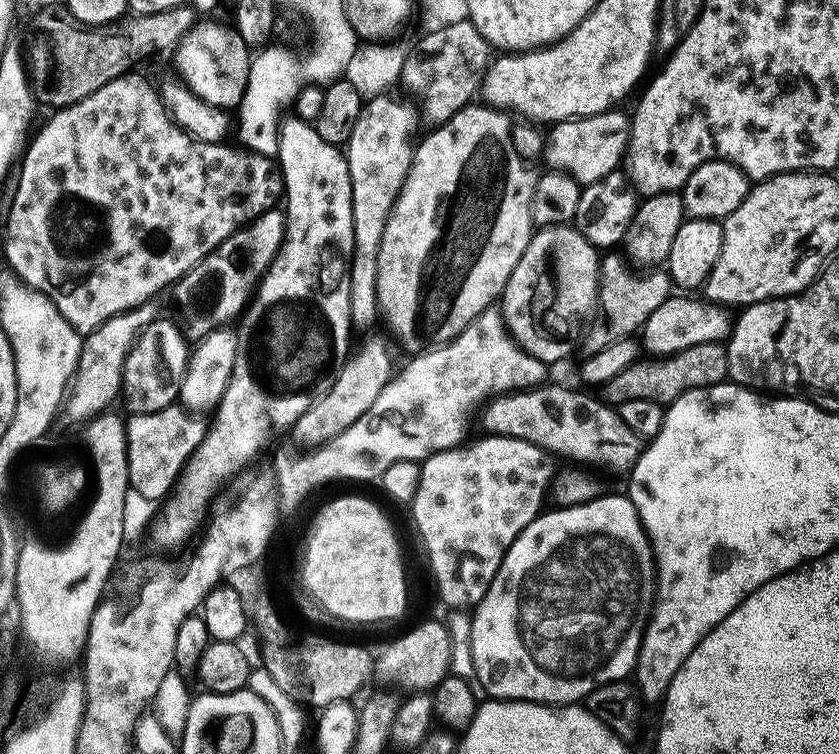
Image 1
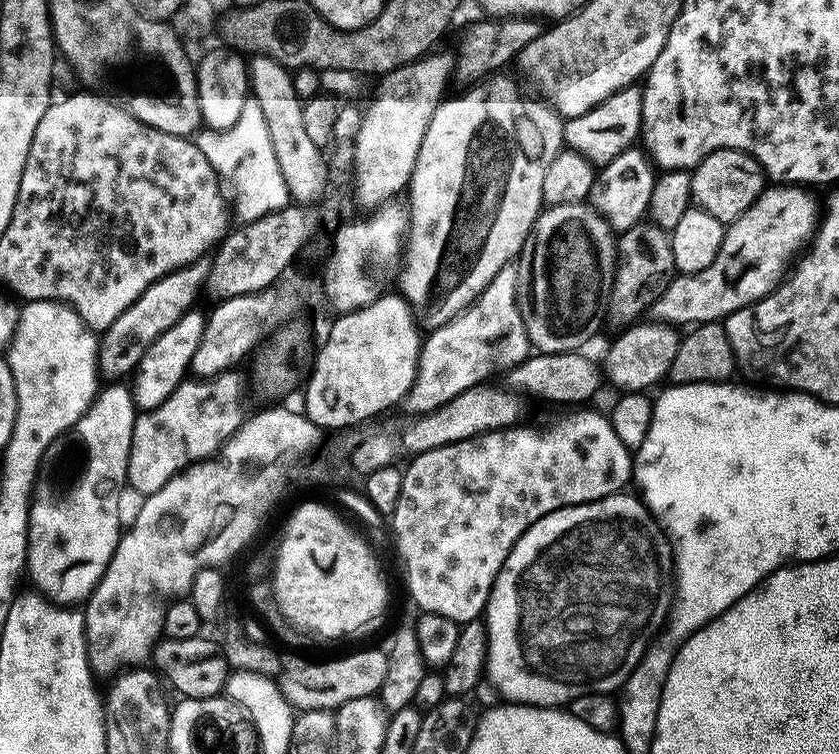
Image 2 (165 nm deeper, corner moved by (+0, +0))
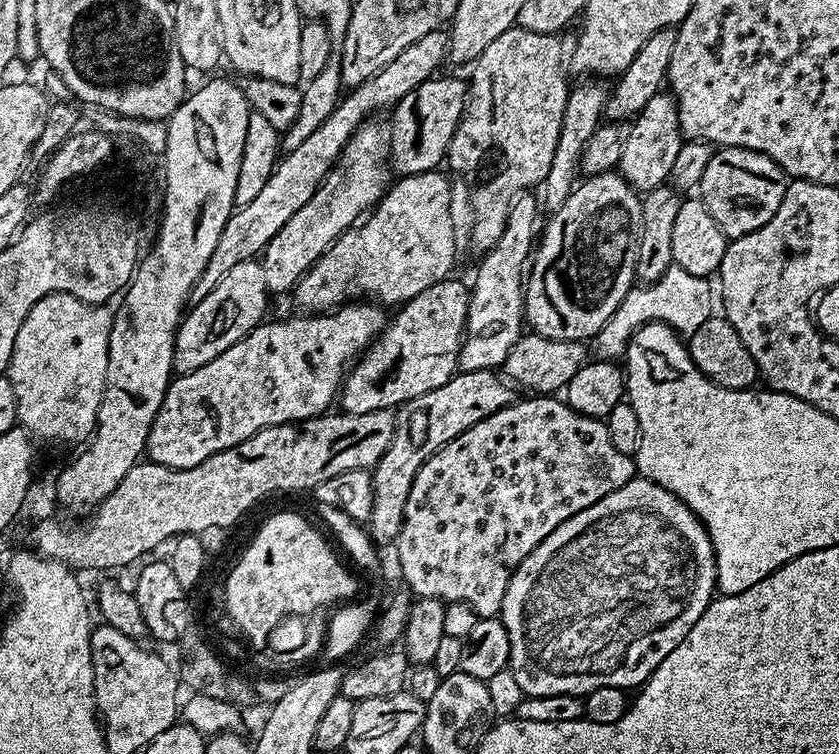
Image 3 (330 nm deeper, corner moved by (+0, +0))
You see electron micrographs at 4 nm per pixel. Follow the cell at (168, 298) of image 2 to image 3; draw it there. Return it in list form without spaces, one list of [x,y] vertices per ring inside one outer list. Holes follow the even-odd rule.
[[[440,30],[431,32],[426,34],[426,38],[414,42],[414,46],[398,54],[398,58],[394,58],[394,62],[388,64],[378,75],[370,77],[365,84],[351,89],[328,115],[326,122],[322,122],[322,126],[318,126],[318,130],[314,130],[314,134],[310,134],[310,138],[306,138],[302,146],[287,153],[272,169],[272,175],[258,196],[249,204],[237,207],[233,211],[232,217],[224,227],[218,246],[219,251],[228,250],[227,263],[246,264],[253,258],[259,257],[269,242],[288,225],[290,218],[294,218],[298,210],[302,210],[302,206],[306,206],[306,202],[314,198],[320,184],[328,176],[328,171],[336,165],[336,161],[344,152],[348,140],[359,132],[365,121],[371,117],[368,115],[378,111],[379,108],[387,109],[395,105],[396,101],[401,100],[410,90],[417,88],[421,82],[433,79],[437,71],[435,68],[446,60],[447,51],[447,35]]]

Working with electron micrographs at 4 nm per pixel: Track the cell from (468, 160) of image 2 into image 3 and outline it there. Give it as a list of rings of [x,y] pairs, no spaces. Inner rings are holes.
[[[514,26],[498,34],[498,38],[494,38],[494,42],[490,42],[490,46],[486,46],[483,54],[471,65],[468,103],[464,105],[464,116],[448,147],[446,164],[456,172],[481,171],[480,185],[472,192],[477,216],[476,225],[472,228],[472,244],[480,254],[491,251],[502,238],[516,198],[532,190],[535,184],[536,187],[543,185],[550,174],[570,91],[570,84],[564,81],[566,48],[560,45],[560,39],[559,35],[534,34],[528,28]]]

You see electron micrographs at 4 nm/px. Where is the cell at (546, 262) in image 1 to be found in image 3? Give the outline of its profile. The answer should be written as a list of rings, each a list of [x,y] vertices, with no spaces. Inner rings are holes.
[[[619,171],[589,176],[577,183],[560,208],[555,209],[544,237],[534,248],[530,275],[524,290],[526,324],[535,335],[555,340],[591,341],[611,318],[619,303],[634,287],[636,255],[640,237],[641,197],[626,183]]]

